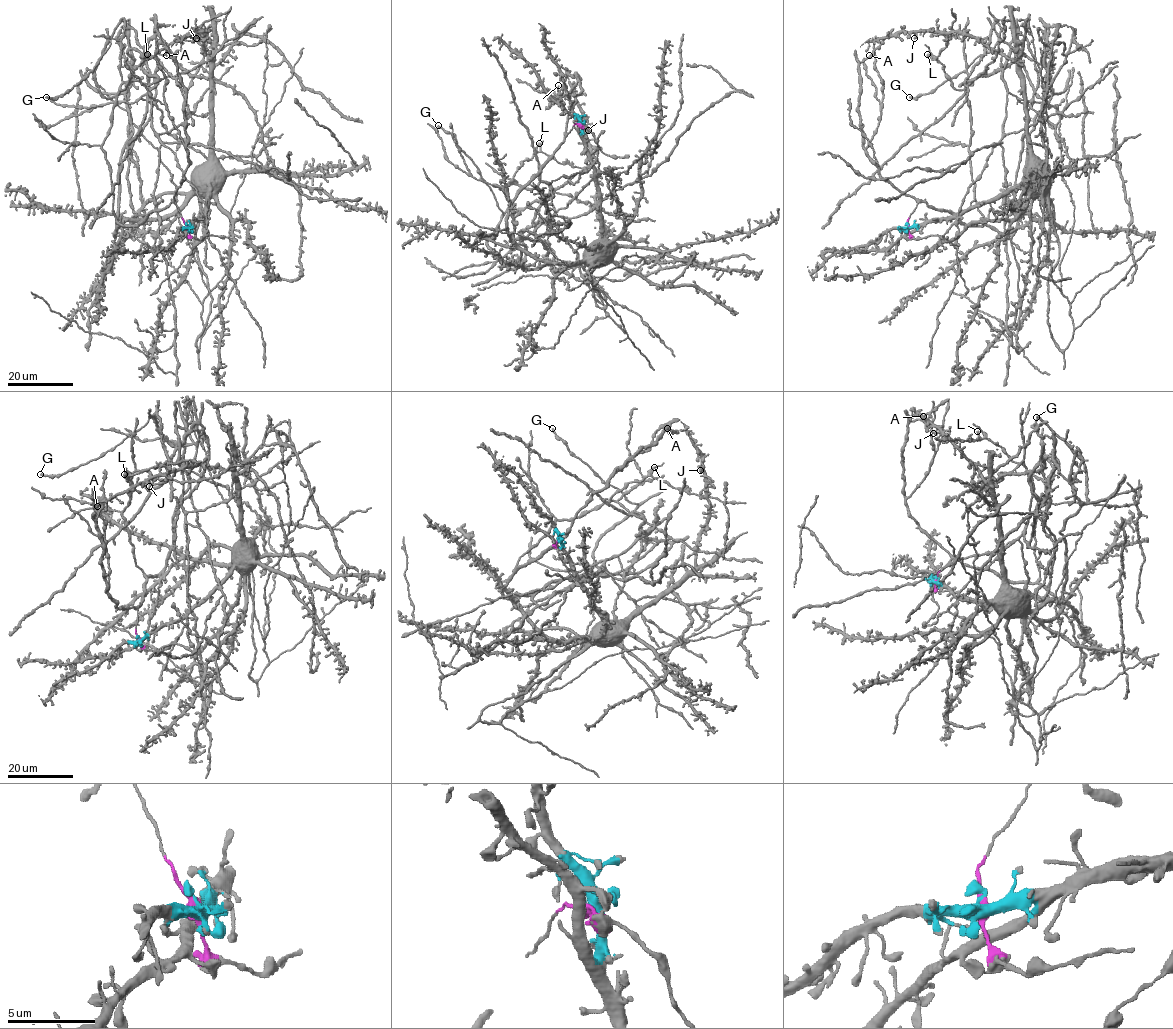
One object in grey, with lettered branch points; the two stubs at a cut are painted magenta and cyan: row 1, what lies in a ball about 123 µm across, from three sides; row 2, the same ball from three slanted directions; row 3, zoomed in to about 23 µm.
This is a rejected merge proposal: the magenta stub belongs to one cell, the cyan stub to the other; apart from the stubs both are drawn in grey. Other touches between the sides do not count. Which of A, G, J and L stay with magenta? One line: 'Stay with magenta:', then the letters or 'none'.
Stay with magenta: A, G, L

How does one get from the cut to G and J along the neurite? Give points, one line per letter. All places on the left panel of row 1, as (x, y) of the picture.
G: (187, 227), (172, 202), (115, 234), (132, 132), (123, 94), (95, 82), (109, 40), (84, 79), (46, 97)
J: (187, 226), (203, 215), (206, 207), (211, 161), (210, 59), (205, 54), (203, 32), (194, 31), (196, 38)

